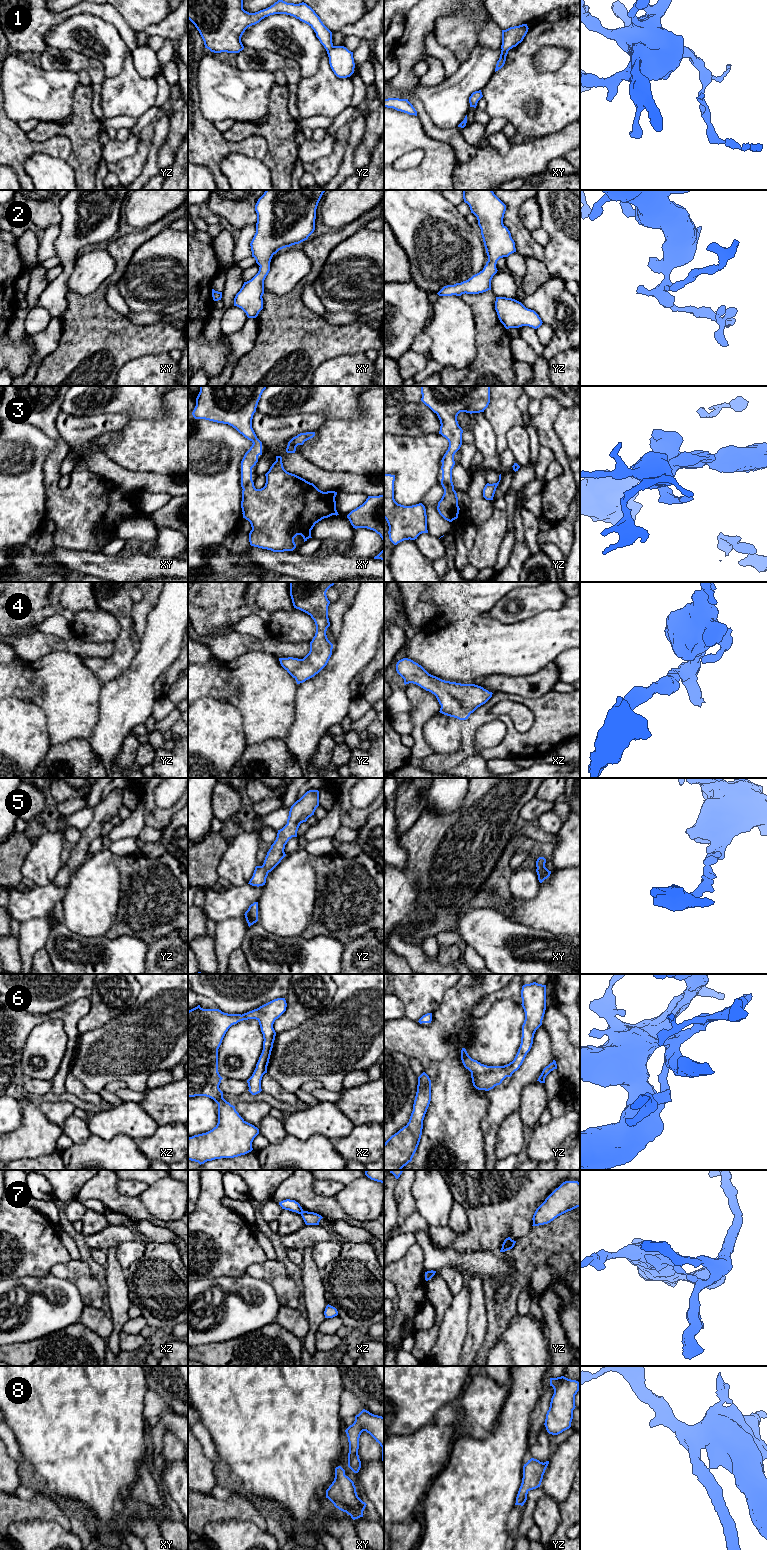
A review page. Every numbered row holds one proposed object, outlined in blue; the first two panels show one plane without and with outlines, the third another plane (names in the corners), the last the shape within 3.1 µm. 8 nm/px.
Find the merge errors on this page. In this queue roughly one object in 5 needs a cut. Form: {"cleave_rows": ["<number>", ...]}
{"cleave_rows": ["1", "7"]}

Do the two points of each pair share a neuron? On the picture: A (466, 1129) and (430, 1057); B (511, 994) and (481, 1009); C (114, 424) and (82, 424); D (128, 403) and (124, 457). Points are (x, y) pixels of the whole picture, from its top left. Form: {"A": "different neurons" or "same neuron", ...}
{"A": "same neuron", "B": "same neuron", "C": "same neuron", "D": "different neurons"}

